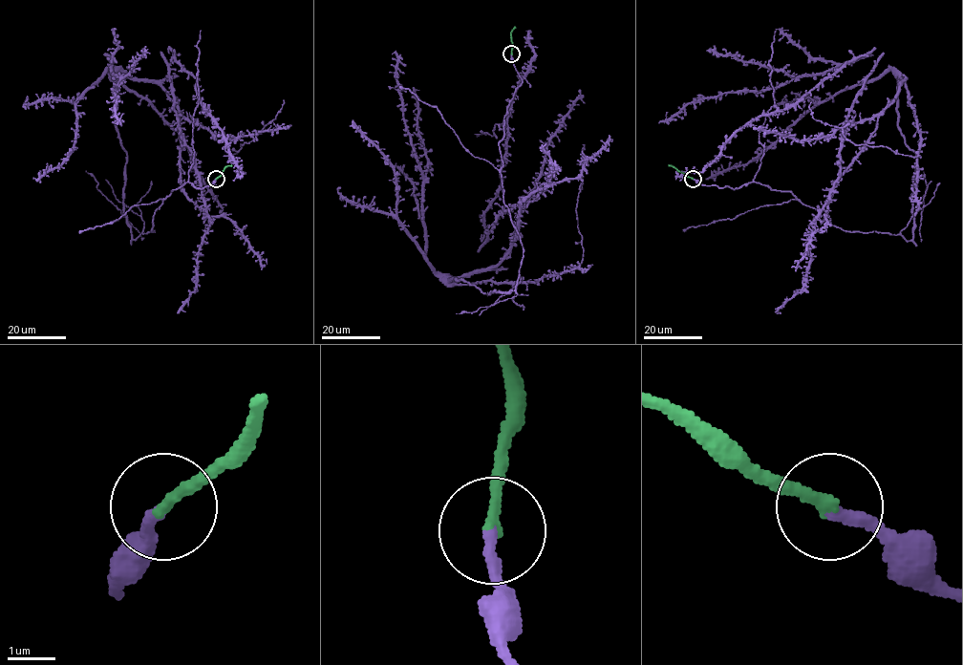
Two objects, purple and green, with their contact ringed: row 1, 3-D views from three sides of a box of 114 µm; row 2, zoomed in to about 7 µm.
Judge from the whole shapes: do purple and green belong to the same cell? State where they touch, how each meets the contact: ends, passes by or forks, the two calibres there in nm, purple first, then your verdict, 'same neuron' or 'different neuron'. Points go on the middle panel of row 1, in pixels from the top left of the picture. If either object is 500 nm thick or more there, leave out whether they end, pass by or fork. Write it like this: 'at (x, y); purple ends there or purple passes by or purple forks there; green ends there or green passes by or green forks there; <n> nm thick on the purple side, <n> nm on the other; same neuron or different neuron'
at (511, 53); purple ends there; green ends there; 240 nm thick on the purple side, 260 nm on the other; same neuron

